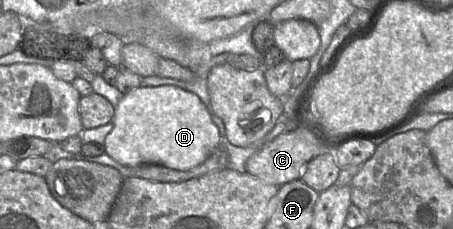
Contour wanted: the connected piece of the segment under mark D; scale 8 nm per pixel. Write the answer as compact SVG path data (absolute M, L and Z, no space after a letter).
M176 86L142 87L125 93L115 107L114 127L106 135L105 152L126 166L159 164L189 170L220 146L219 129L198 95Z

